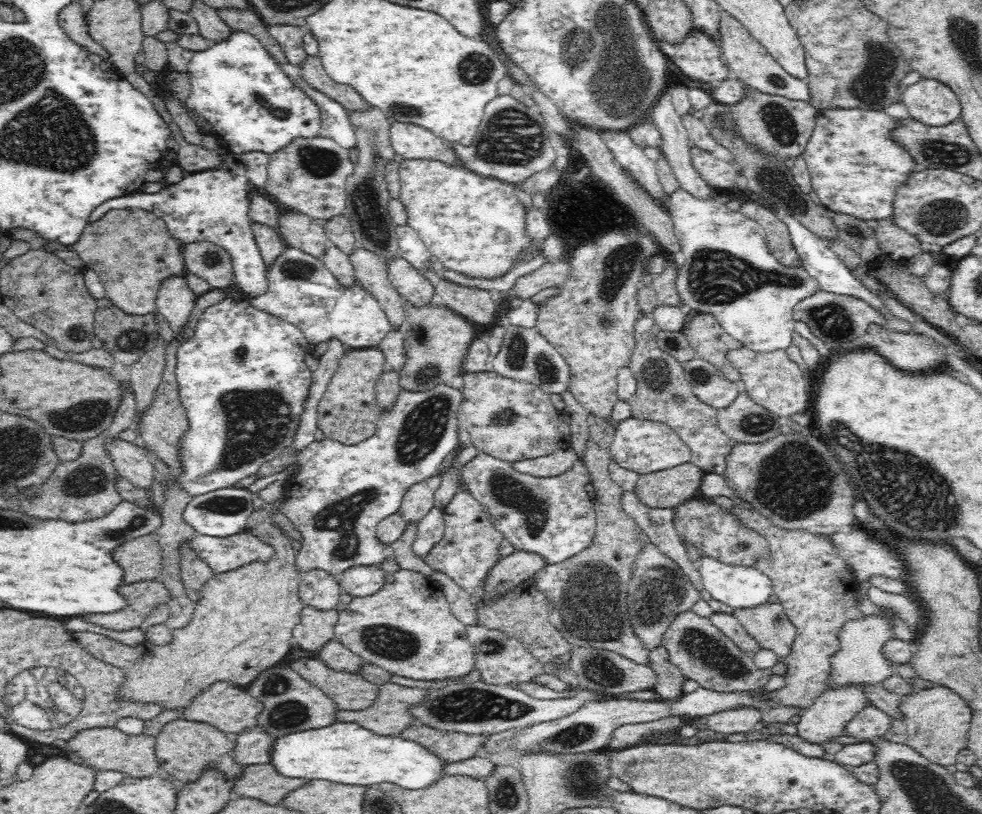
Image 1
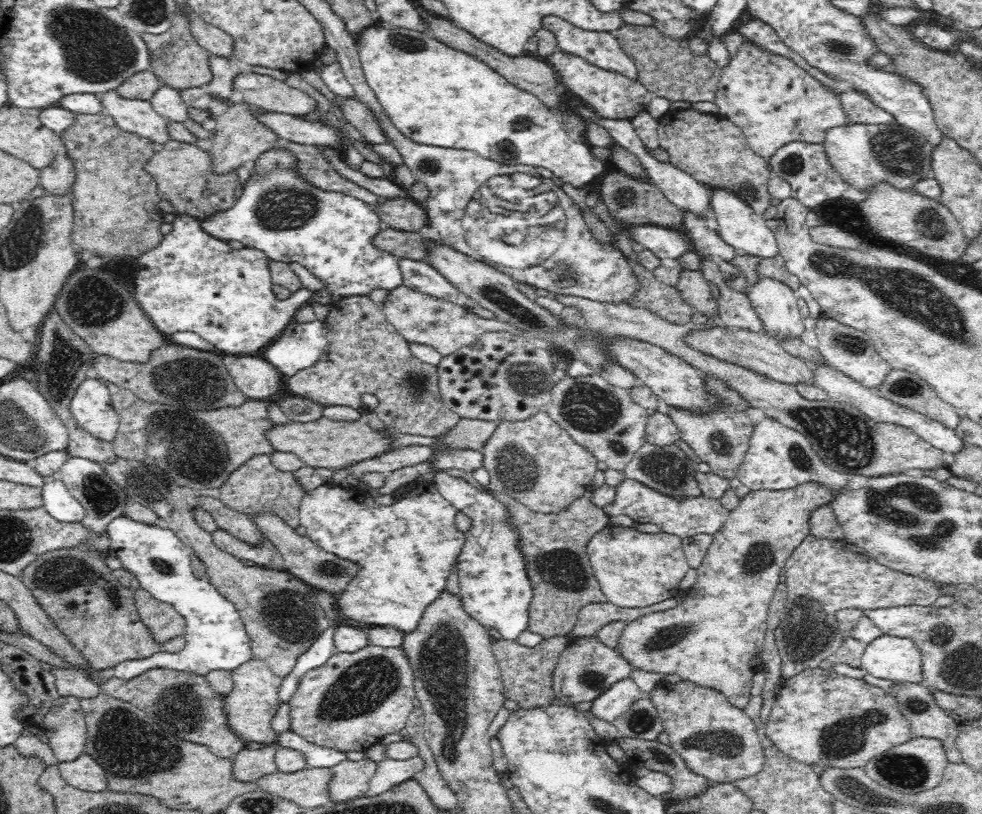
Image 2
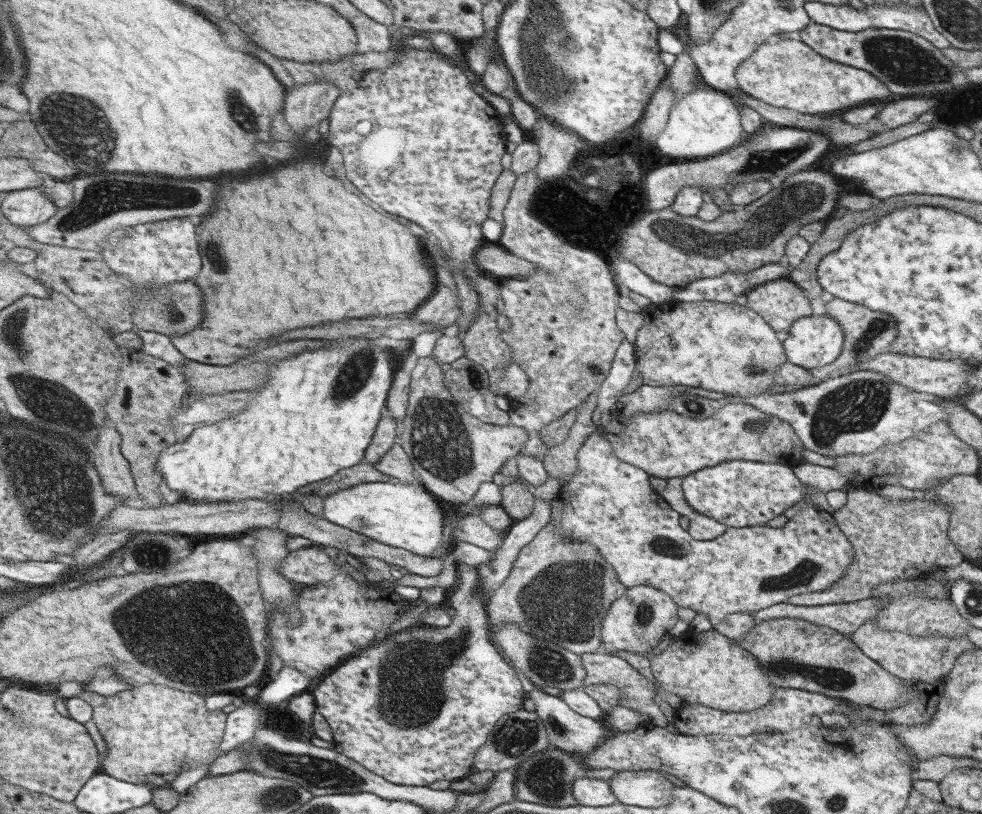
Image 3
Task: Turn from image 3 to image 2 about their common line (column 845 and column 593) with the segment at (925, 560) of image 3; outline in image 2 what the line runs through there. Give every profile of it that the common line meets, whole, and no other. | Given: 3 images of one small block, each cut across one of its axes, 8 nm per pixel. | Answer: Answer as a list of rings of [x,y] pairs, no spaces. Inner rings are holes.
[[[490,492],[490,496],[502,498],[502,502],[506,502],[506,510],[510,510],[510,518],[514,518],[512,528],[516,530],[518,544],[522,548],[522,554],[526,556],[528,576],[534,584],[528,632],[536,632],[544,640],[554,636],[564,636],[568,640],[582,638],[574,636],[580,610],[588,604],[608,602],[602,594],[596,574],[592,572],[592,564],[588,558],[588,542],[600,530],[610,528],[612,518],[604,512],[604,508],[592,504],[592,492],[586,492],[582,498],[570,502],[570,506],[566,506],[558,514],[534,512],[516,498],[506,498],[506,494]]]

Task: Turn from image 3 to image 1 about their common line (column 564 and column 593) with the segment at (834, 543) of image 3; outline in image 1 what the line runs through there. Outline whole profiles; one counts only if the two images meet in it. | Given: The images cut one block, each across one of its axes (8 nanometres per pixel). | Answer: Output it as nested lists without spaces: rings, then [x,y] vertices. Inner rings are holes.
[[[480,452],[474,460],[470,460],[462,468],[462,484],[466,486],[466,492],[470,492],[488,514],[490,522],[506,536],[506,540],[518,550],[518,552],[534,552],[546,560],[548,566],[560,564],[568,558],[574,558],[582,550],[590,548],[596,536],[596,508],[594,508],[594,484],[590,470],[586,462],[578,460],[572,470],[560,476],[552,478],[536,478],[530,474],[518,472],[512,462],[488,456]]]

